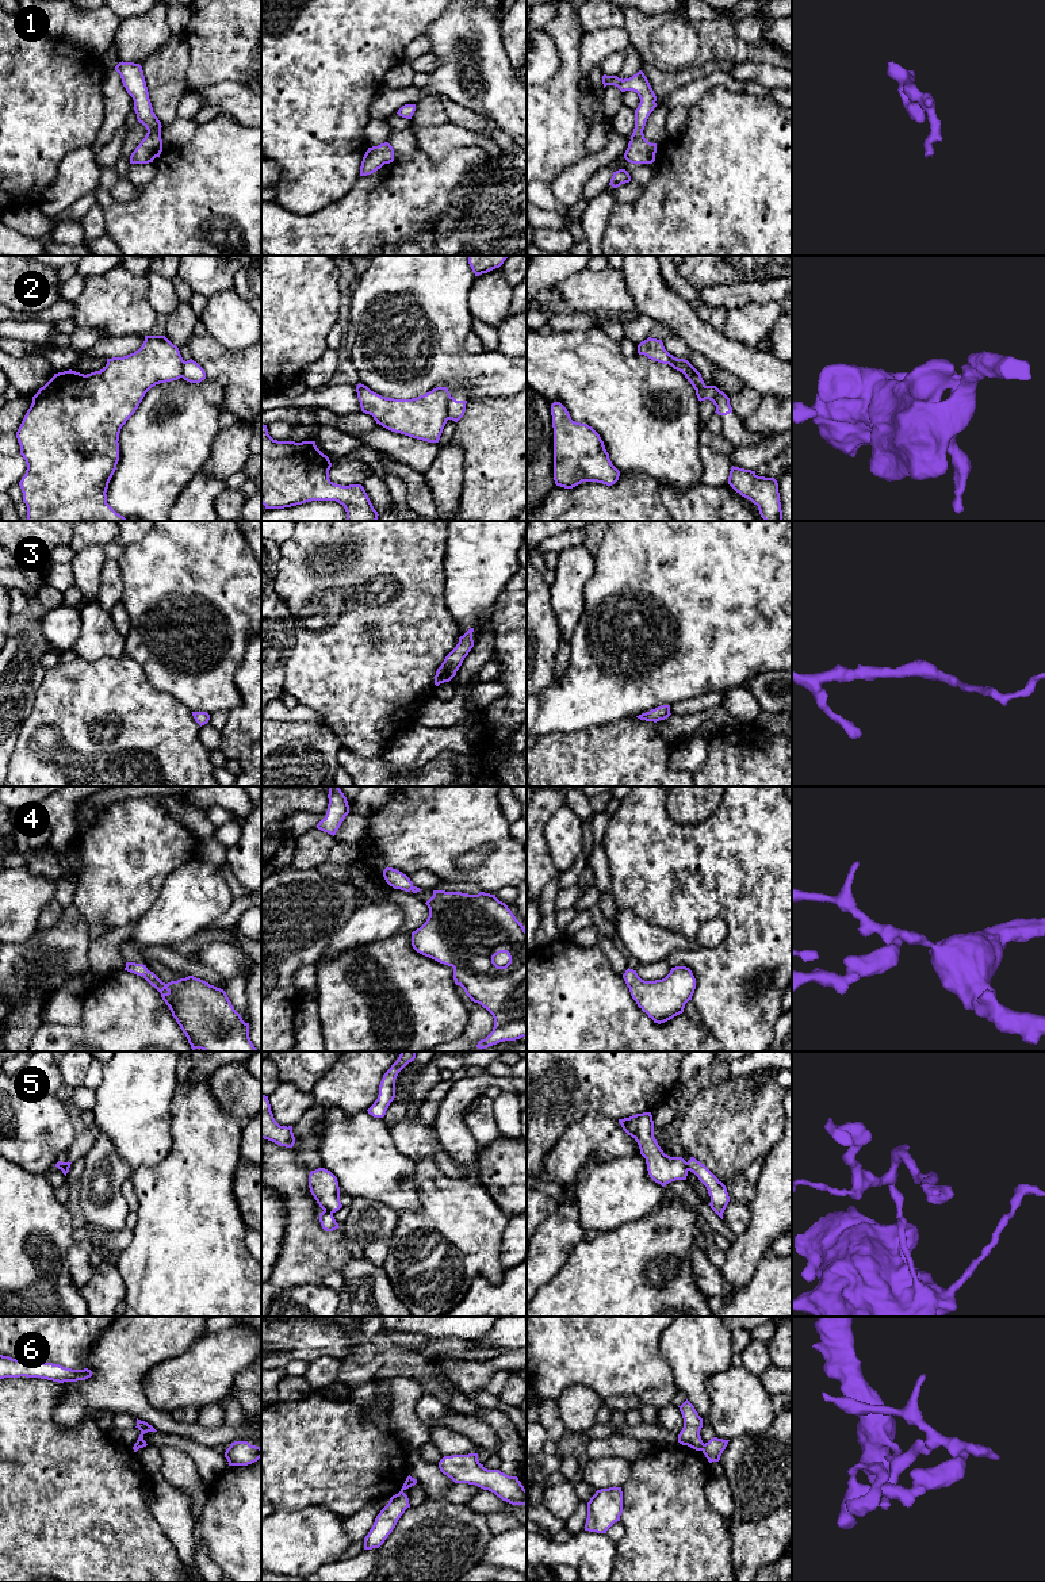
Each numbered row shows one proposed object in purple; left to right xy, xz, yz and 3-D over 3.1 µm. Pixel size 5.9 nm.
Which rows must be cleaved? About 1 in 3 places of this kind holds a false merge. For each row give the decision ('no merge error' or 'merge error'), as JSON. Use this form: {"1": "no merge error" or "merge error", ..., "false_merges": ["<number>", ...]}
{"1": "no merge error", "2": "merge error", "3": "no merge error", "4": "no merge error", "5": "merge error", "6": "merge error", "false_merges": ["2", "5", "6"]}

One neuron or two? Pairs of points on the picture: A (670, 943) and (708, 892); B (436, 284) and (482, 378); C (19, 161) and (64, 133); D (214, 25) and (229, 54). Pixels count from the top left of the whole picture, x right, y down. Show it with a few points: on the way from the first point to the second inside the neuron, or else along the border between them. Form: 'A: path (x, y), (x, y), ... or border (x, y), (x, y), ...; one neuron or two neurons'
A: border (647, 922), (678, 933), (689, 942); two neurons
B: path (436, 307), (436, 332), (459, 355); one neuron
C: path (30, 150), (48, 133), (53, 133); one neuron
D: path (221, 31), (229, 39), (229, 48); one neuron

